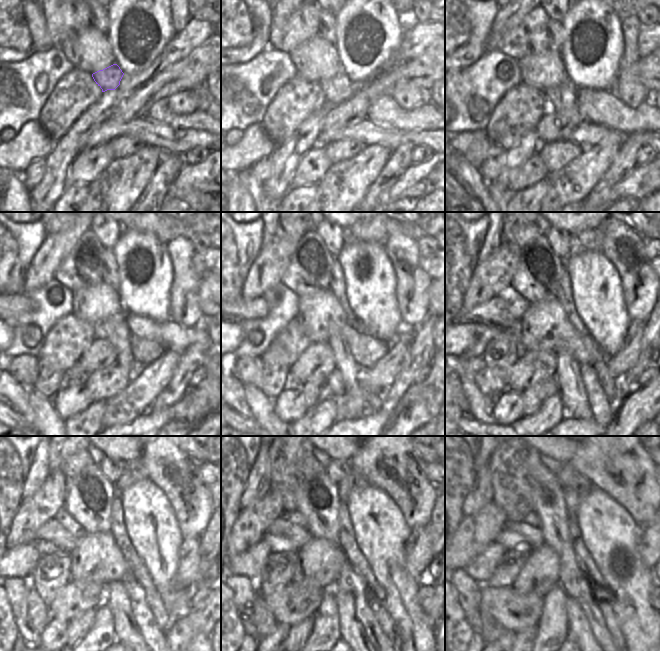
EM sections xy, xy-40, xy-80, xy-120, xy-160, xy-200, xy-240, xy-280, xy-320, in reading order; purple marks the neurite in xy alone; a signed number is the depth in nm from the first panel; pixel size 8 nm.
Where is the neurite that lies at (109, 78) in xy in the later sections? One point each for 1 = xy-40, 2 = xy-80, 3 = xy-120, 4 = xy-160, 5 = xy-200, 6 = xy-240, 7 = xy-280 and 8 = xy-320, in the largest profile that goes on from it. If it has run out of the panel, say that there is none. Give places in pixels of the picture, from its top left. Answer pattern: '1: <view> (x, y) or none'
1: xy-40 (338, 89)
2: xy-80 (562, 98)
3: xy-120 (115, 329)
4: xy-160 (345, 363)
5: xy-200 (574, 399)
6: xy-240 (126, 629)
7: xy-280 (352, 632)
8: xy-320 (579, 631)

